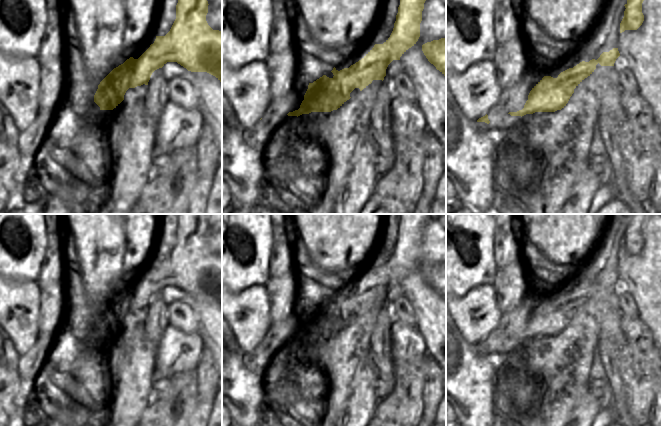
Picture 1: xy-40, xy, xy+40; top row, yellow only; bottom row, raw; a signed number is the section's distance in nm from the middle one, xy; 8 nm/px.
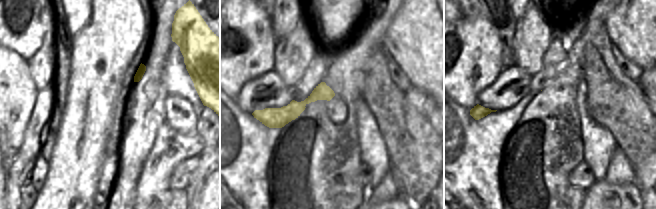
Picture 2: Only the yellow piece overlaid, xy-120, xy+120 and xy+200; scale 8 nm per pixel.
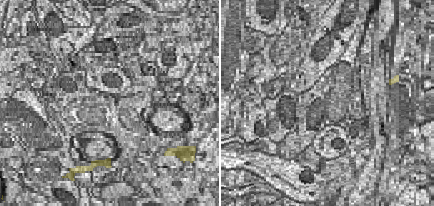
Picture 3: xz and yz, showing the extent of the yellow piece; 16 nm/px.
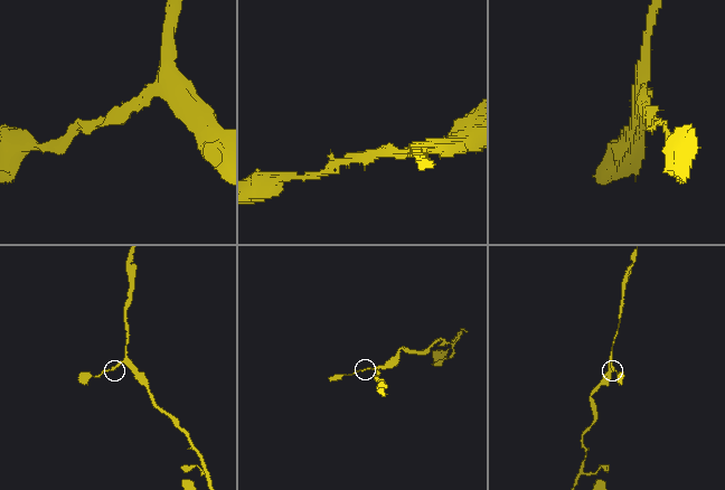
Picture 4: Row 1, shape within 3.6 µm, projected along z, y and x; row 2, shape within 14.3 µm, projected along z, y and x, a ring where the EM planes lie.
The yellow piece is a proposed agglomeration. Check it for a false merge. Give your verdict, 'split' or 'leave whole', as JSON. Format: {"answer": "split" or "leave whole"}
{"answer": "leave whole"}

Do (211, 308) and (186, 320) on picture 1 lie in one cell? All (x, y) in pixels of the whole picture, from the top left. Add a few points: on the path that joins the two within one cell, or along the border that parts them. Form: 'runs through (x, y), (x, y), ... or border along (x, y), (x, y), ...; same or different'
border along (185, 303), (195, 317), (198, 331); different

